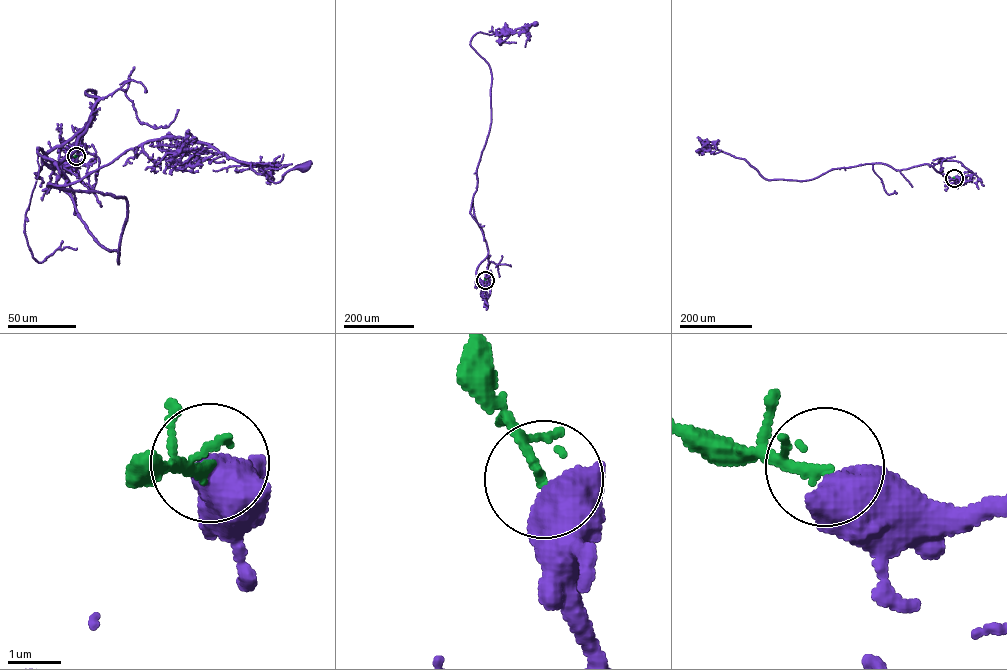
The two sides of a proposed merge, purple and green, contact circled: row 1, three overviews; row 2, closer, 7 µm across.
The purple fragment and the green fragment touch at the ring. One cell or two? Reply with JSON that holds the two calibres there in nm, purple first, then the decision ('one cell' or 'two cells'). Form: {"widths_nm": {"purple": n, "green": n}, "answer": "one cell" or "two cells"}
{"widths_nm": {"purple": 750, "green": 130}, "answer": "two cells"}

